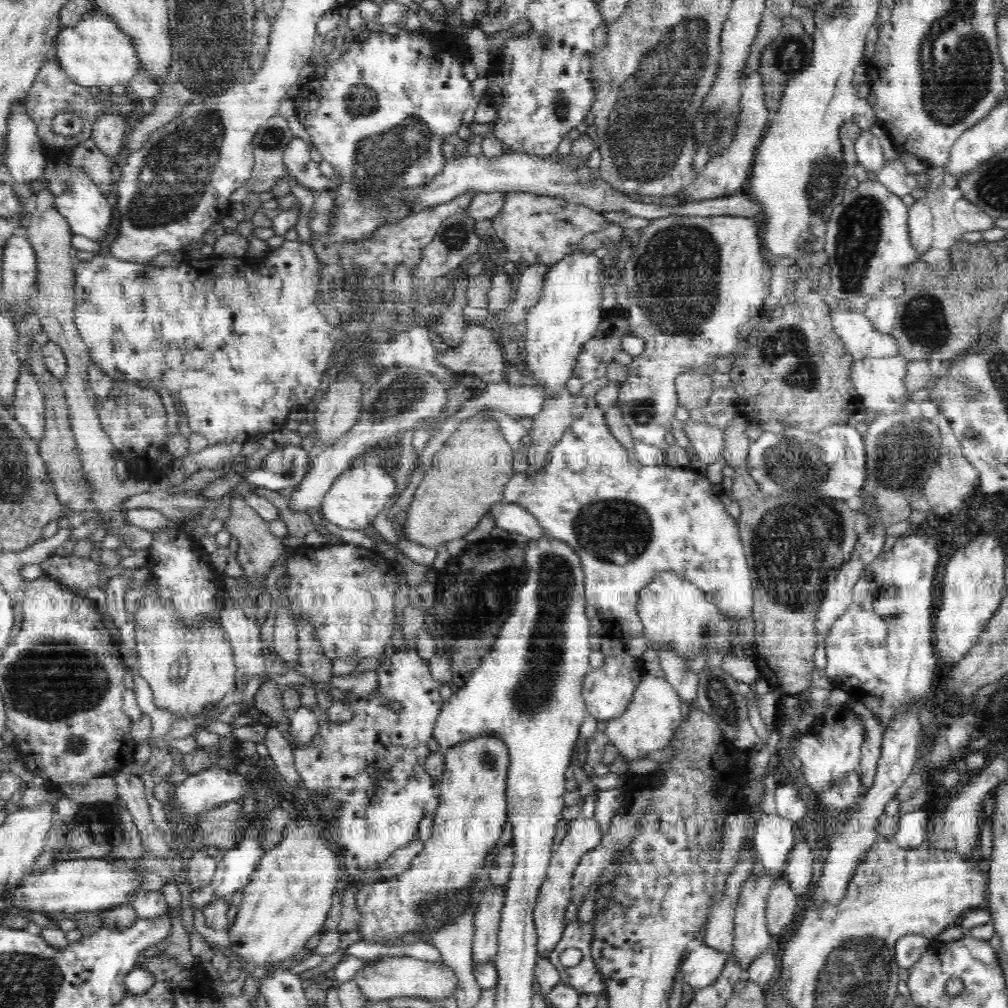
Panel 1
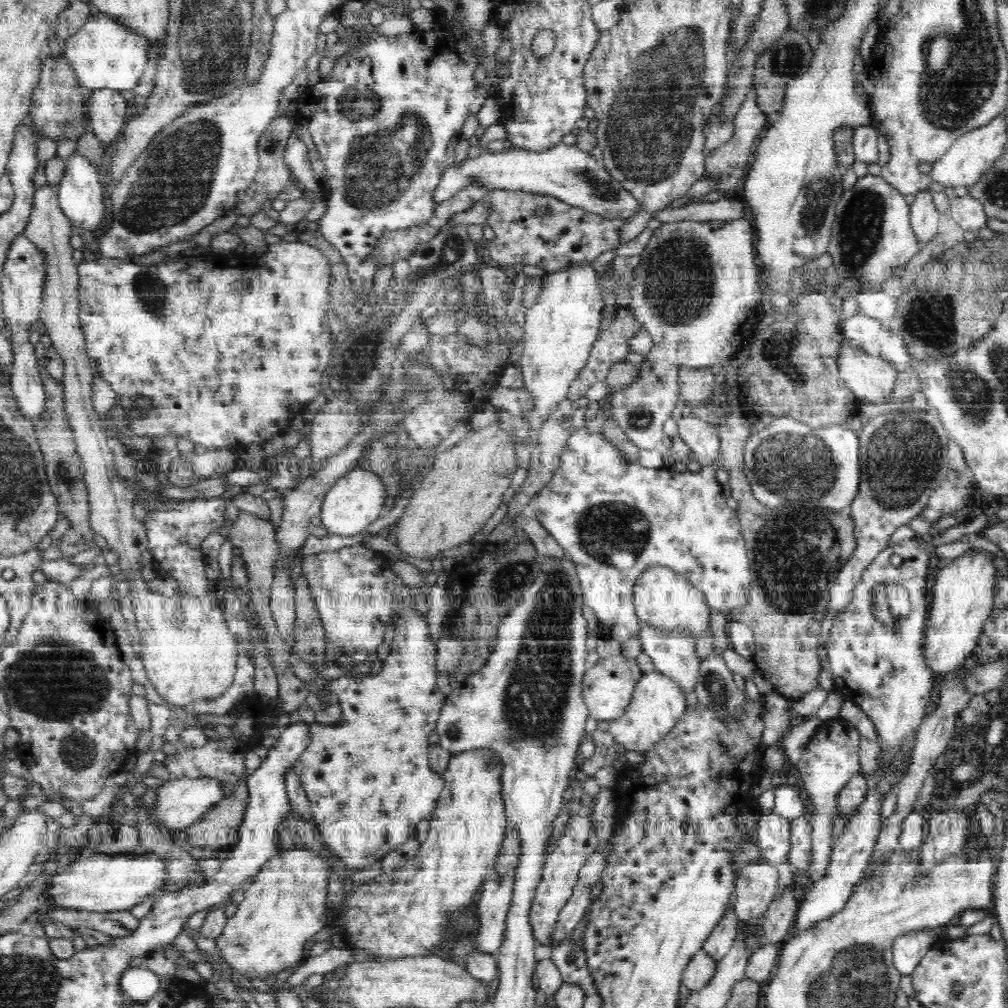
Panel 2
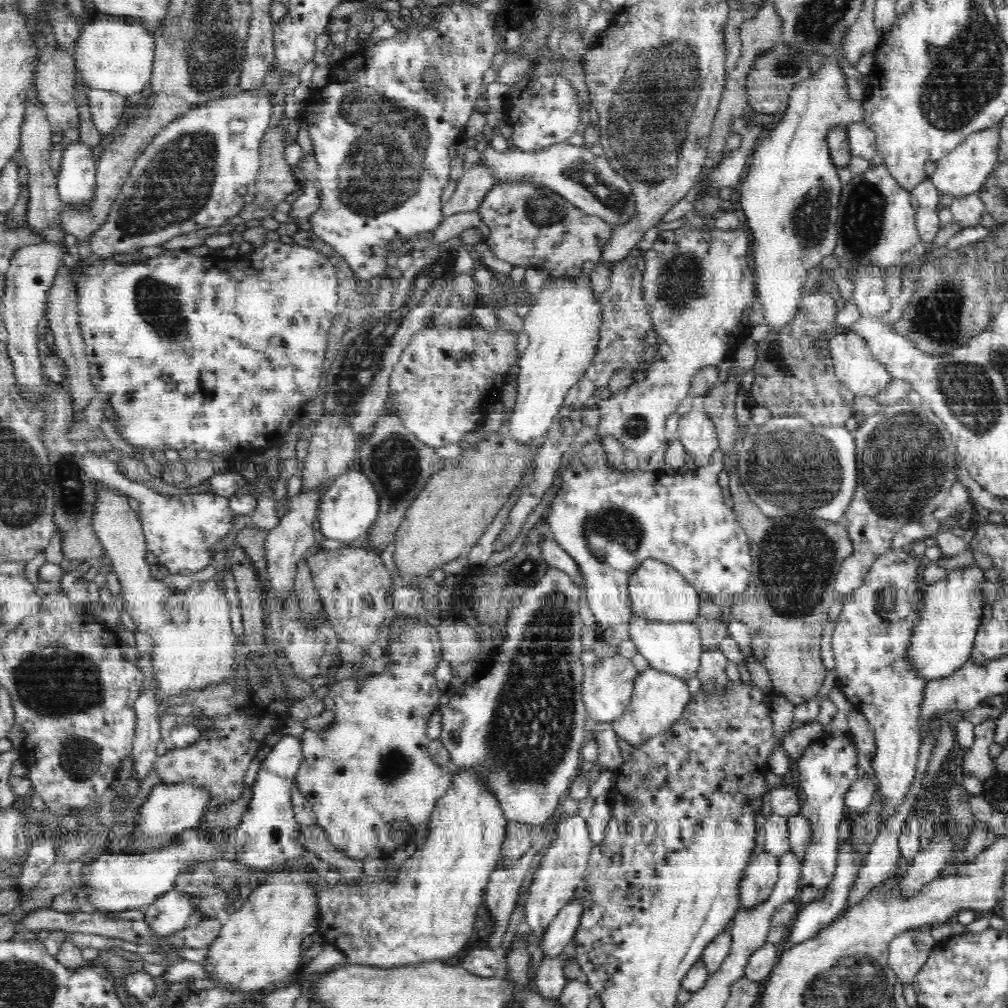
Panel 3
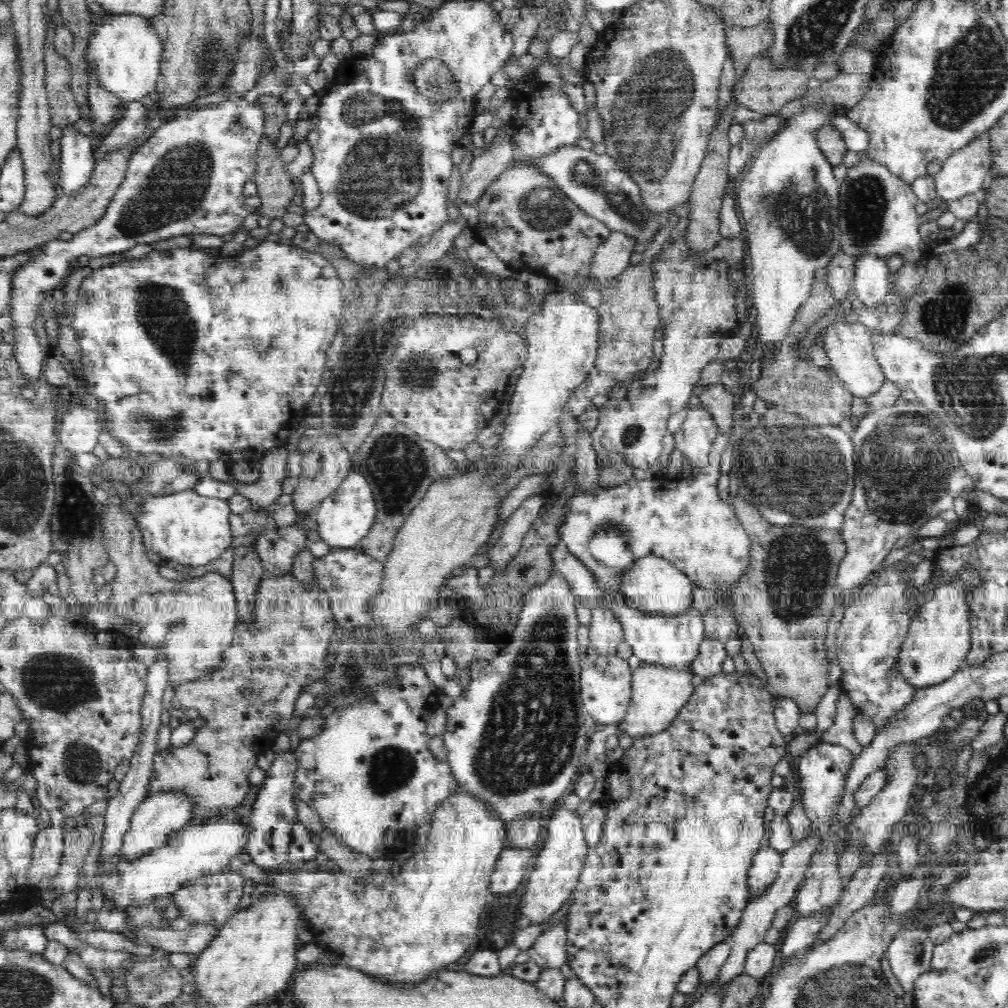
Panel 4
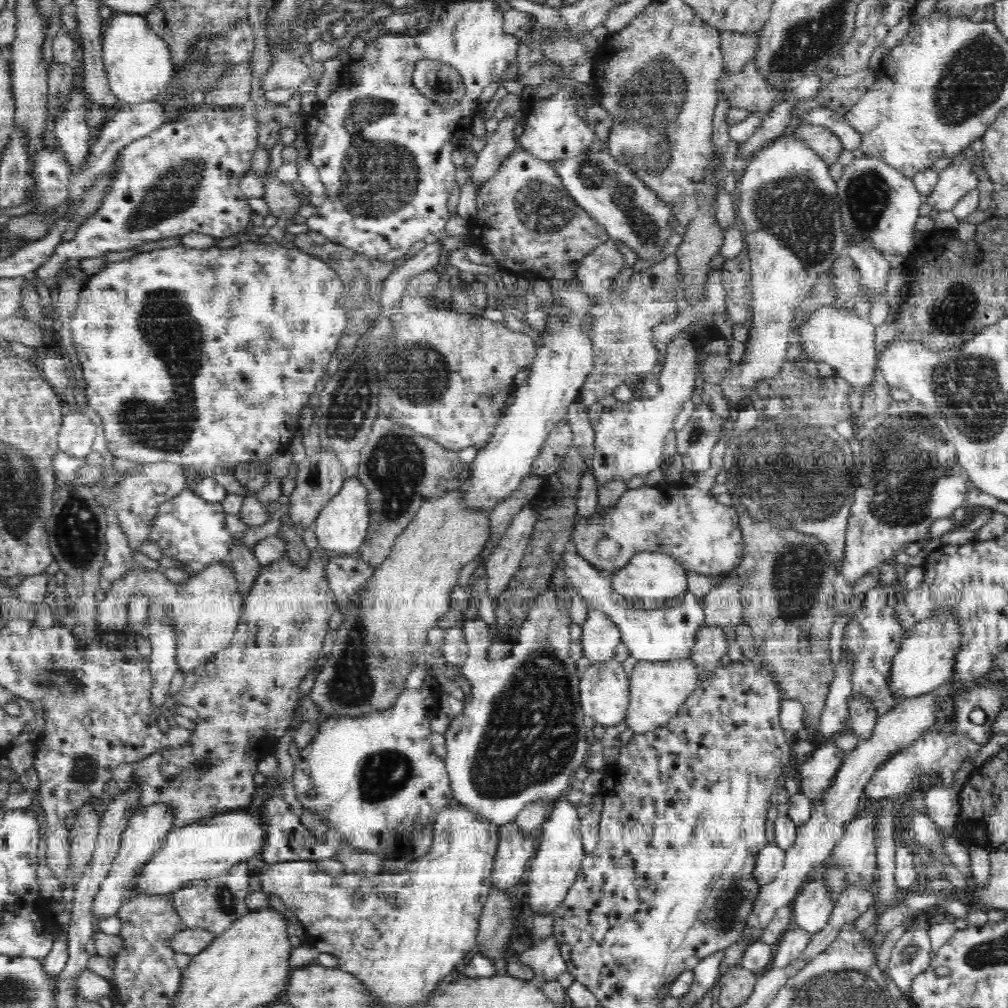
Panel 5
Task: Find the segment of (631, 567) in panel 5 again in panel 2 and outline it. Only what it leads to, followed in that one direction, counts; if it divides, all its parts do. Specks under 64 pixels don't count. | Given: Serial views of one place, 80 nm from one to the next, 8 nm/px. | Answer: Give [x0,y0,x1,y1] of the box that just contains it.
[633,565,712,641]

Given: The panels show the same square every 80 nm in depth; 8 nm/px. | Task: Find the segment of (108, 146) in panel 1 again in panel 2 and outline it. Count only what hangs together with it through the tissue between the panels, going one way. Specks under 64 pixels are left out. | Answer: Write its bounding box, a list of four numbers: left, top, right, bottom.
[88,88,131,145]

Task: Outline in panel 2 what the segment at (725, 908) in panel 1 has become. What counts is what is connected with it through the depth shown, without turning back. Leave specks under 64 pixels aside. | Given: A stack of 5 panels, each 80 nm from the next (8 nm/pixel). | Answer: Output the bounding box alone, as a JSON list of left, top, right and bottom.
[702,904,740,962]

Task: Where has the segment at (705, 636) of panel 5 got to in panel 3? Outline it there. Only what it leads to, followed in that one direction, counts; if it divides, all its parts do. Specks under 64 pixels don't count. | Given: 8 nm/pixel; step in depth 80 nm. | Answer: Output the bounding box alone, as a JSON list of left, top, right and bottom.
[697,647,730,693]

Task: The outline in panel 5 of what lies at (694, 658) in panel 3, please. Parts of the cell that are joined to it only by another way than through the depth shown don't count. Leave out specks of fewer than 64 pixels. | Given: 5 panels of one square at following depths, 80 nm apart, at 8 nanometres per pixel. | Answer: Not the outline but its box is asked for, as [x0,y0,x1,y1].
[562,544,705,661]

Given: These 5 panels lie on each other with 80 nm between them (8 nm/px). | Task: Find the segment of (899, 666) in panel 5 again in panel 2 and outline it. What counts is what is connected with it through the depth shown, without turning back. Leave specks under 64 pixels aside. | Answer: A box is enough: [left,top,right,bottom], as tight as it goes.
[923,552,996,674]

